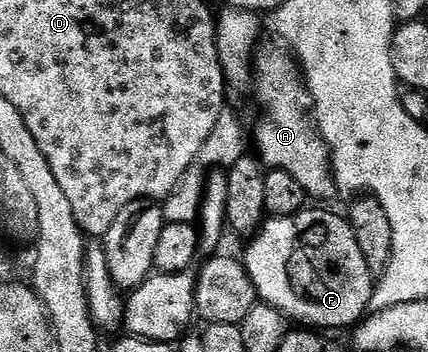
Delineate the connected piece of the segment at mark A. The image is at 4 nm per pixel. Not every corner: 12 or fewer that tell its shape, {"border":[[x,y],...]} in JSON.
{"border":[[264,51],[254,70],[263,167],[311,199],[336,190],[297,61]]}

